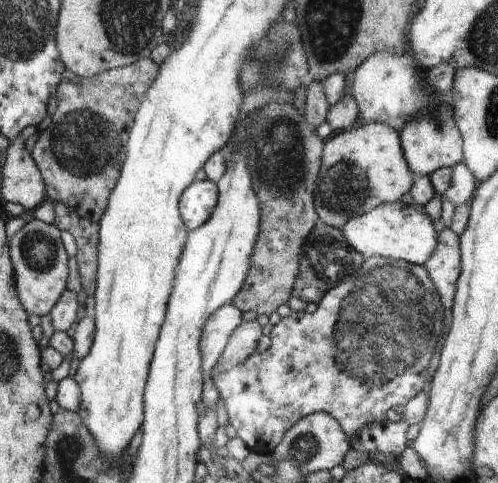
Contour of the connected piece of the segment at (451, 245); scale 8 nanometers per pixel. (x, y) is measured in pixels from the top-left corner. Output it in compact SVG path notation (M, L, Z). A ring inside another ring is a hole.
M446 227L438 233L438 244L424 266L434 283L445 311L445 324L450 322L456 283L461 273L461 252L459 236Z

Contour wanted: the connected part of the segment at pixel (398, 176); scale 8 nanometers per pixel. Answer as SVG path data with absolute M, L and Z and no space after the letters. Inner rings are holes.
M366 123L326 138L317 174L314 206L319 219L340 229L352 217L400 201L413 185L414 173L404 158L399 133L382 123Z

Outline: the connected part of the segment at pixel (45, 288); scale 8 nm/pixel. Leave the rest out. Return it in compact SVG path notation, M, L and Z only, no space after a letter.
M34 218L12 236L10 246L14 246L14 270L22 306L30 314L40 317L50 314L63 296L68 282L68 256L60 240L60 229Z

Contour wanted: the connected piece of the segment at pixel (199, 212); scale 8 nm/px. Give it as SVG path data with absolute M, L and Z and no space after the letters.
M194 179L179 198L179 211L187 230L196 230L210 218L217 205L219 192L215 182Z

